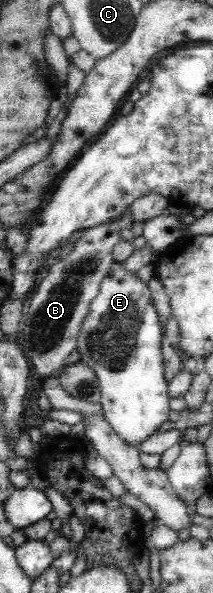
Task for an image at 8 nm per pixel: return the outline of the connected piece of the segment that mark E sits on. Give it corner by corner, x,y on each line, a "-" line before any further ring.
113,258
112,274
104,278
76,338
79,360
88,365
101,389
101,405
108,424
127,444
146,440
166,422
168,386
163,361
164,326
159,321
148,283
136,272
124,269
124,261

